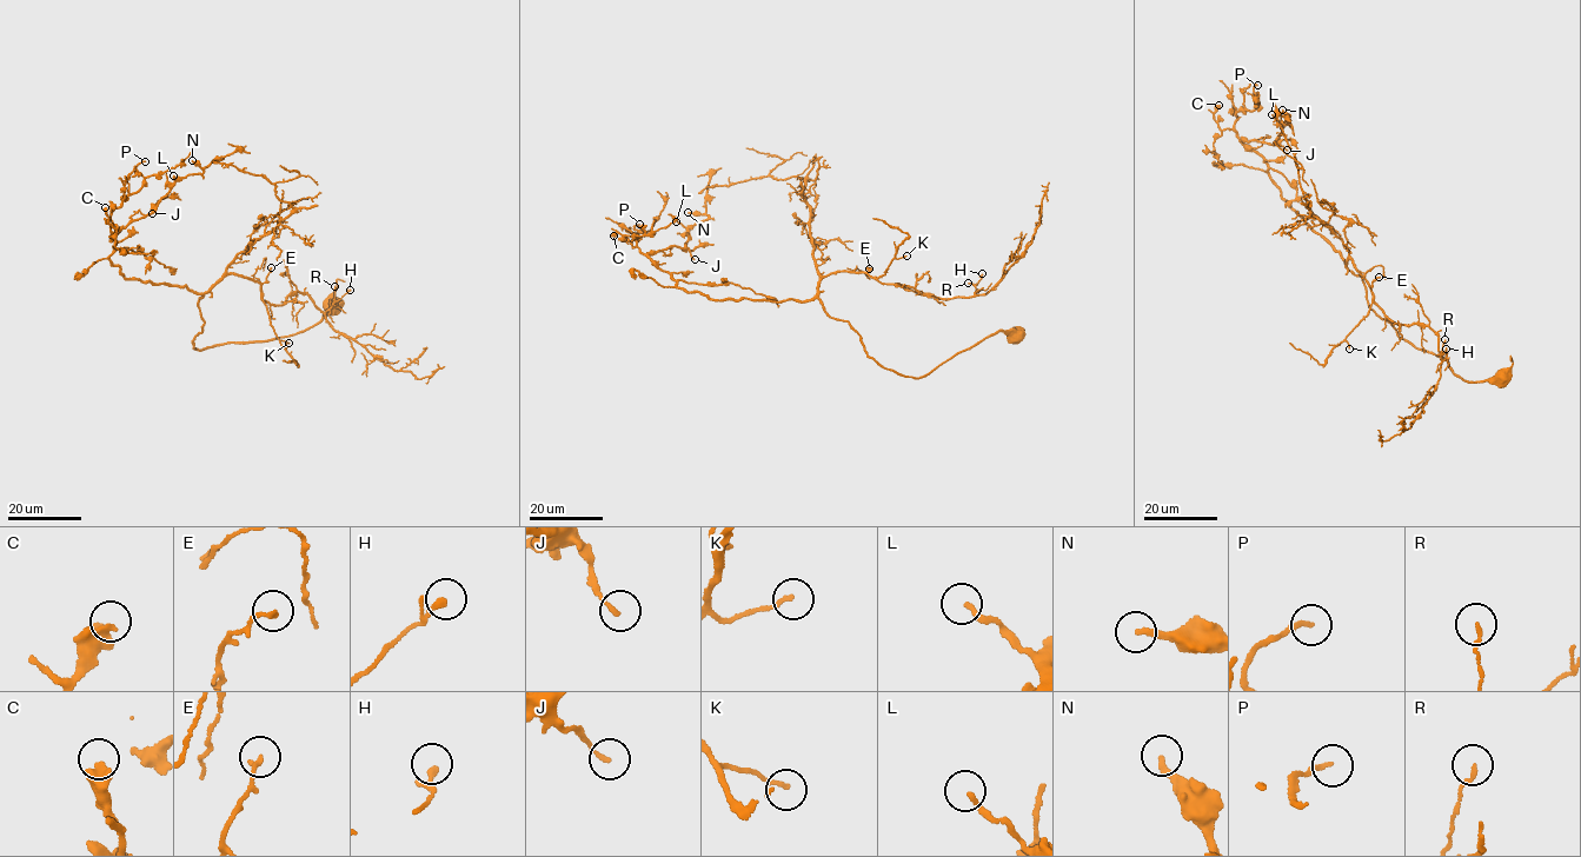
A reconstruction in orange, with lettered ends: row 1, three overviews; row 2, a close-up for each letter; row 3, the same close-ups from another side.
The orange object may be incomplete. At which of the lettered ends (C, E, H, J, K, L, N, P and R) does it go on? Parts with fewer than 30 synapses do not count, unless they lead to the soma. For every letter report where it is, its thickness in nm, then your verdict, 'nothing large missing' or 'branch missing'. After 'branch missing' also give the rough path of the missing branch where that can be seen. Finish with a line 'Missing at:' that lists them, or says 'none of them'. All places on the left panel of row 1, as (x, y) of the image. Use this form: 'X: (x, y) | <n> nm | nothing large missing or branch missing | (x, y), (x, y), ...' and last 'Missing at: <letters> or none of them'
C: (105, 207) | 550 nm | nothing large missing
E: (271, 267) | 160 nm | nothing large missing
H: (350, 290) | 160 nm | nothing large missing
J: (152, 213) | 140 nm | nothing large missing
K: (289, 343) | 140 nm | nothing large missing
L: (173, 175) | 190 nm | nothing large missing
N: (192, 160) | 240 nm | nothing large missing
P: (145, 161) | 160 nm | nothing large missing
R: (334, 286) | 140 nm | nothing large missing
Missing at: none of them

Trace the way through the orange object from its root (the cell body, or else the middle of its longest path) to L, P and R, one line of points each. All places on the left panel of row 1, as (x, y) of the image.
L: (332, 303), (287, 336), (196, 350), (203, 294), (127, 280), (110, 259), (113, 233), (152, 213), (173, 175)
P: (332, 303), (287, 336), (196, 350), (203, 294), (127, 280), (110, 259), (111, 213), (141, 187), (145, 161)
R: (332, 303), (287, 336), (193, 346), (199, 299), (226, 276), (324, 312), (334, 286)

